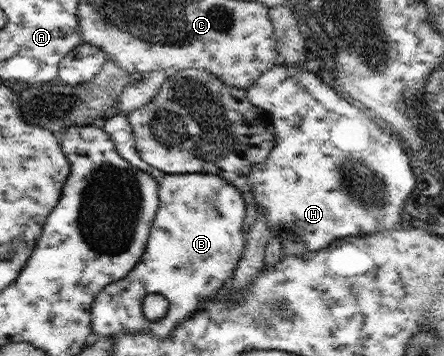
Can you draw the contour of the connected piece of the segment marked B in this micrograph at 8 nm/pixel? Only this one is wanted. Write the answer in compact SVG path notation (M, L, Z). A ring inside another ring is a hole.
M119 113L112 118L107 119L103 130L105 130L105 132L109 134L109 137L113 139L117 154L119 154L121 158L125 159L125 161L129 162L133 167L138 168L143 172L148 172L153 178L155 178L155 180L157 180L157 185L159 185L158 198L160 203L156 212L155 220L152 222L150 228L145 250L143 255L140 257L139 262L137 262L137 265L131 269L131 272L129 272L125 278L120 278L115 282L105 285L104 289L101 290L100 293L97 293L97 296L94 298L90 310L92 332L99 334L100 336L113 336L115 334L123 334L124 332L135 334L136 332L140 332L140 330L150 330L150 332L155 336L158 336L158 338L167 338L182 322L185 322L186 318L190 319L192 314L196 313L196 310L198 310L200 304L202 304L204 300L208 300L210 296L214 296L214 294L224 286L224 284L231 278L233 269L238 266L241 254L245 250L247 242L246 233L242 229L244 218L246 217L246 202L244 201L241 192L235 186L229 184L229 182L227 182L227 180L222 176L207 173L169 174L162 170L157 170L157 168L150 166L147 162L144 162L137 153L133 128L128 122L128 118L125 114Z

